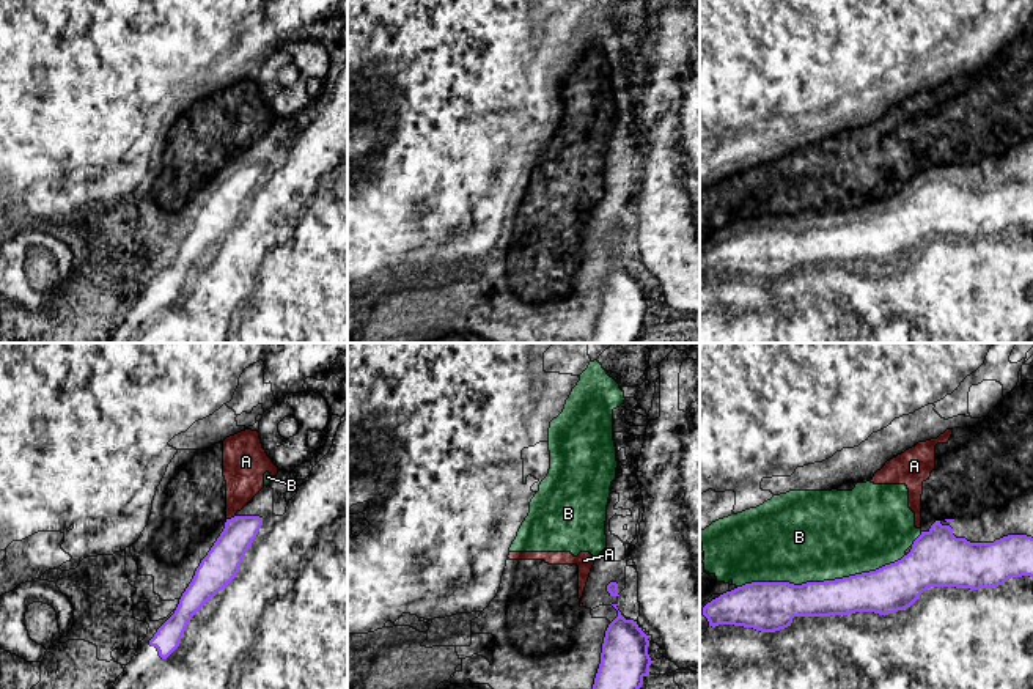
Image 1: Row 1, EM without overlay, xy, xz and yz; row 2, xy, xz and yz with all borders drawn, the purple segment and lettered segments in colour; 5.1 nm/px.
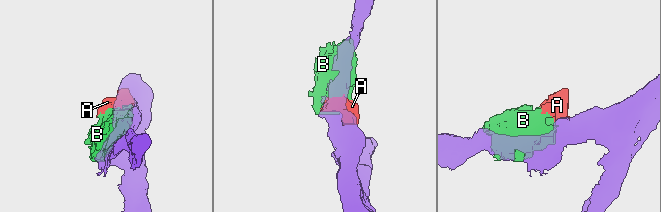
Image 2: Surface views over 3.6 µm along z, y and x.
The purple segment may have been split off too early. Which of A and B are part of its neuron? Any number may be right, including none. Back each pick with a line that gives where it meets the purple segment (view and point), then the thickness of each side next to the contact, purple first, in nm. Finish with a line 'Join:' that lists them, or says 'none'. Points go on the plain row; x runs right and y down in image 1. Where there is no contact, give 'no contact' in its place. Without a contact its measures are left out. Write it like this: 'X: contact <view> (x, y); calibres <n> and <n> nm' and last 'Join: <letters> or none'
Join: none

